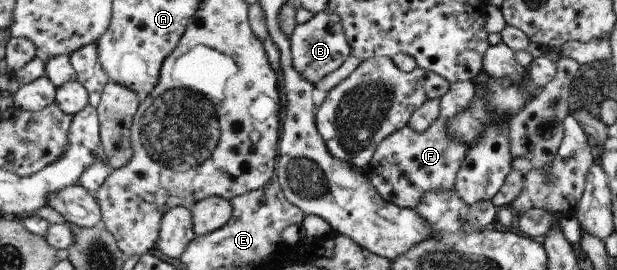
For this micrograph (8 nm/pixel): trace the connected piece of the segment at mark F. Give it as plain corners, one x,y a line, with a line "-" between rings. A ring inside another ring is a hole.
475,81
451,83
449,91
441,98
441,113
436,122
426,132
416,132
412,127
404,127
390,135
377,148
372,162
367,166
367,175
379,193
400,208
416,209
425,192
454,191
462,165
470,147
455,141
449,134
451,120
466,110
477,94

